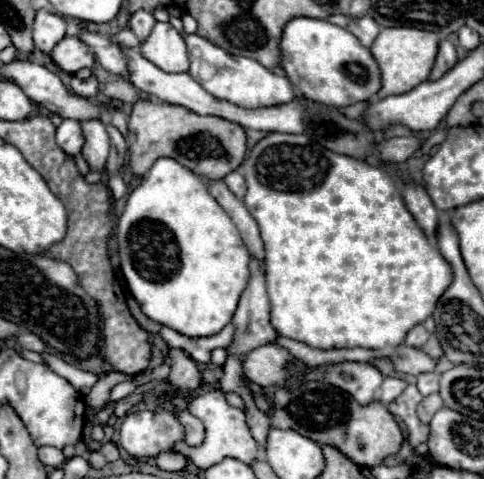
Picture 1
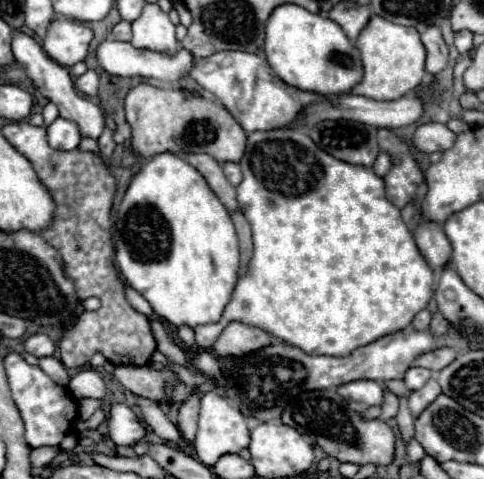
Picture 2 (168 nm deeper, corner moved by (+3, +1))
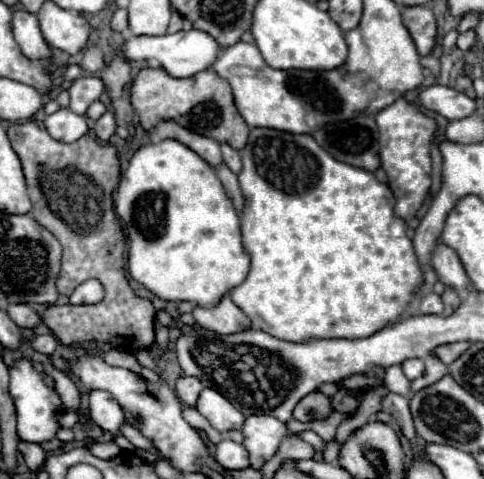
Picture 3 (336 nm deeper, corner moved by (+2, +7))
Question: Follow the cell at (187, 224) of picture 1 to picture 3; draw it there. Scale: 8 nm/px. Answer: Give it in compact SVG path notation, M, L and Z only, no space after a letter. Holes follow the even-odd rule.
M160 141L160 143L152 143L152 145L142 145L130 159L128 169L122 173L116 193L113 197L113 205L116 215L122 219L122 227L128 235L128 271L130 275L140 281L146 289L150 289L154 295L158 295L164 301L194 301L202 307L212 307L216 305L216 301L220 301L220 297L224 297L230 289L234 289L236 285L240 285L244 281L244 277L248 275L250 269L250 255L246 253L244 245L242 245L242 237L240 237L240 217L232 205L232 201L228 199L220 179L216 177L212 165L208 165L200 155L196 155L192 149L188 149L186 145L182 145L180 141Z

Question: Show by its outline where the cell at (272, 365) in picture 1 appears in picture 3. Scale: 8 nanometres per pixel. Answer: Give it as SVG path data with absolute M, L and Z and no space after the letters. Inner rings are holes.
M224 295L214 307L196 305L192 311L196 323L204 329L210 329L218 335L228 335L236 331L244 331L250 327L248 317L232 303L230 295Z

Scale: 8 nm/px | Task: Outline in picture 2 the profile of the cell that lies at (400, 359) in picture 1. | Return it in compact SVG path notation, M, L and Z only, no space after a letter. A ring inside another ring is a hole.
M439 347L435 351L427 351L427 353L419 355L419 359L415 359L411 363L411 367L425 367L425 369L431 369L431 371L441 371L455 357L457 357L455 349L451 349L451 347Z

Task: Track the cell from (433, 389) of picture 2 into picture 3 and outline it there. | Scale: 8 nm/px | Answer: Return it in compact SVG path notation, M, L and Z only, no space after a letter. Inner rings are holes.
M432 353L424 359L424 363L426 363L424 375L420 375L418 379L412 381L412 391L414 393L424 389L424 387L428 387L428 385L432 385L432 383L436 383L438 379L442 379L448 373L448 367L436 355L432 355Z

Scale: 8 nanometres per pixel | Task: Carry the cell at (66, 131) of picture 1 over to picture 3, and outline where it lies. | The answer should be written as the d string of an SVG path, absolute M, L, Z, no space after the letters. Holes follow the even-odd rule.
M60 109L52 115L48 115L44 119L44 125L48 129L48 133L56 139L56 141L64 141L64 143L72 143L76 139L80 139L86 131L86 117L72 113L70 109Z

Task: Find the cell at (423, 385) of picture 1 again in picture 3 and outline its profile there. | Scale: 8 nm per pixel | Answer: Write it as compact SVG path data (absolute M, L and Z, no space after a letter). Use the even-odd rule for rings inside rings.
M408 359L402 363L402 369L404 369L404 375L412 381L424 373L424 359Z

